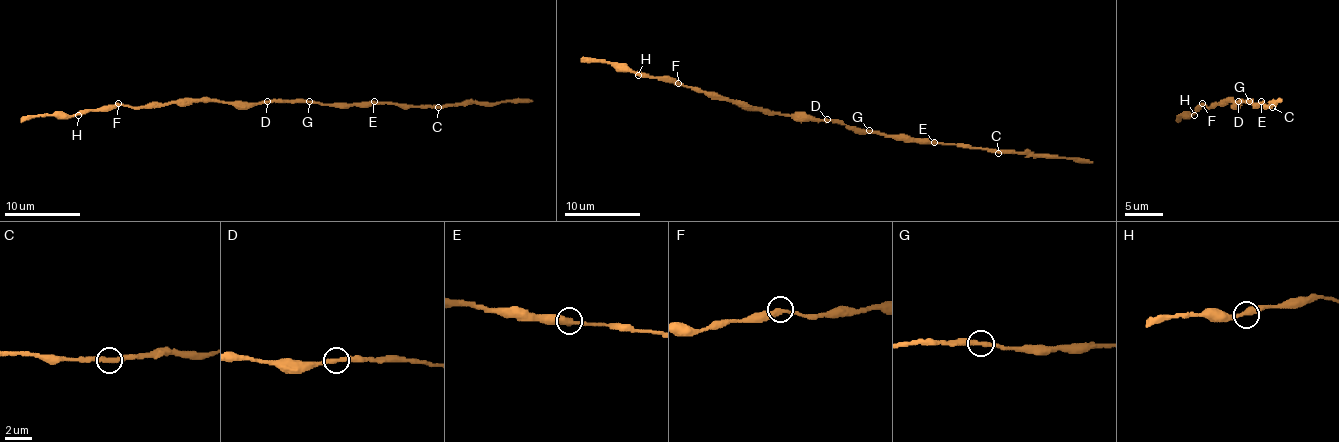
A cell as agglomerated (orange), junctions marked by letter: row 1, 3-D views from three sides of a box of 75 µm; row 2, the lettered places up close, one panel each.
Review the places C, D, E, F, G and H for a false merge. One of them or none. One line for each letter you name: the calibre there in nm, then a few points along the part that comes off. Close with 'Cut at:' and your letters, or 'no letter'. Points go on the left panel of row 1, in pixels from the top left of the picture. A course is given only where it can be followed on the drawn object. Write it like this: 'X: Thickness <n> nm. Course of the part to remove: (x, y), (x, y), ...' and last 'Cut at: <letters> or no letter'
Cut at: no letter

